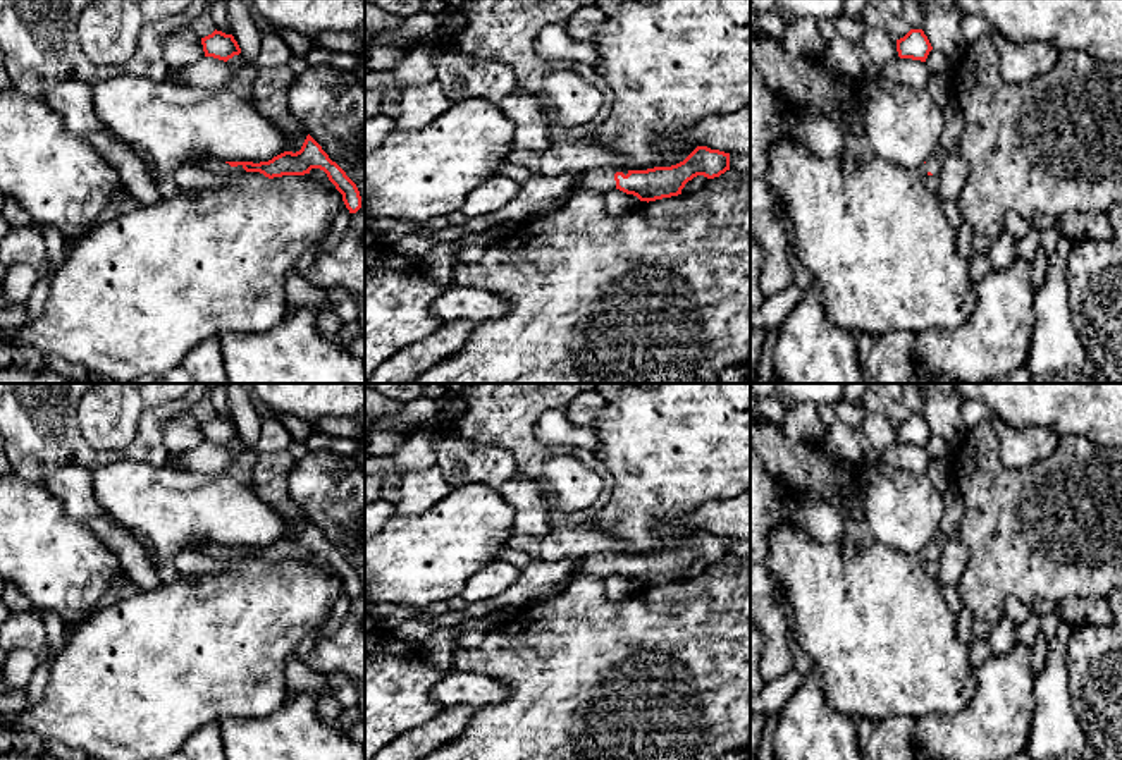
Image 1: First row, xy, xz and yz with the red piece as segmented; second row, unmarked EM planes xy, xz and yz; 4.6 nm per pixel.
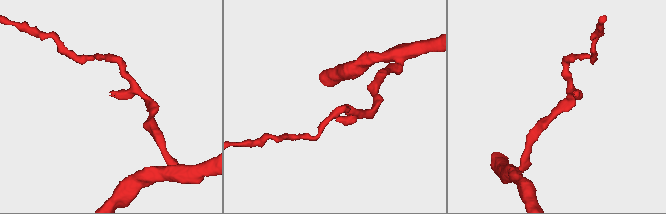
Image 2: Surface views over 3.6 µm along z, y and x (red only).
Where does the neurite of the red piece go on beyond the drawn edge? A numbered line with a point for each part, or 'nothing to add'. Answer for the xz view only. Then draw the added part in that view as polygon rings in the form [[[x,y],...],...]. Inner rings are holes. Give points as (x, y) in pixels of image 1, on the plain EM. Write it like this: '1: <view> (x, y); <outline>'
1: xz (599, 566); [[[594,555],[582,561],[578,571],[594,578],[604,579],[609,574],[616,574],[614,559],[623,557],[625,561],[628,555]]]

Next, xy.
1: xy (214, 551); [[[208,545],[201,550],[201,554],[208,555],[208,557],[213,557],[213,559],[234,559],[234,557],[241,557],[244,555],[243,550],[237,550],[237,552],[231,552],[229,549],[225,547],[220,547],[220,545]]]

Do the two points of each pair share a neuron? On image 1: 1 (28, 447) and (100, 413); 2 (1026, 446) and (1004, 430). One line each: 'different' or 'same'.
1: different
2: same

